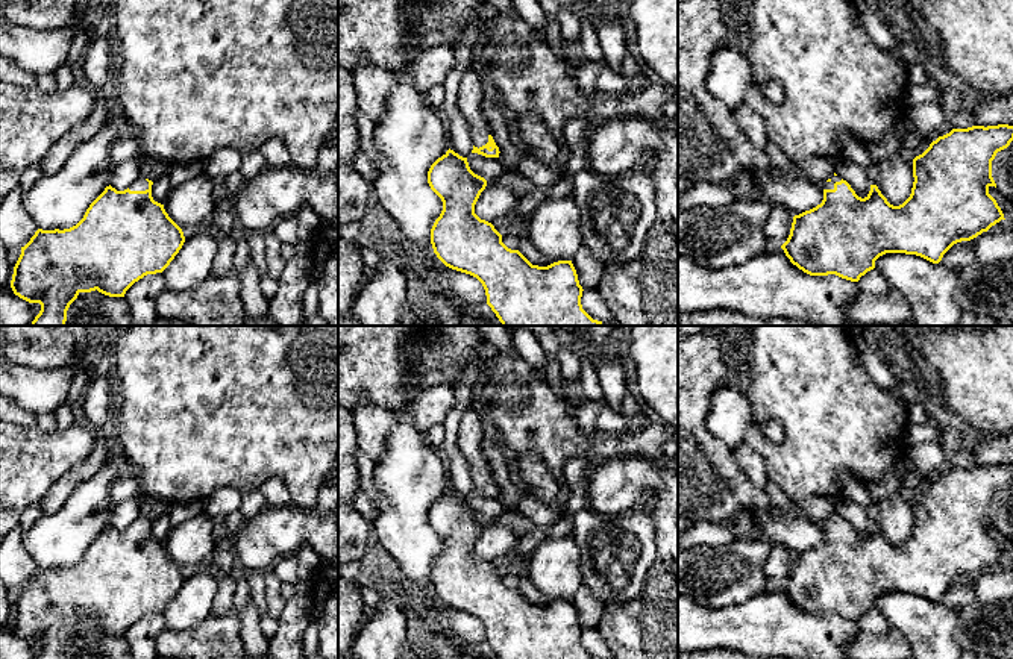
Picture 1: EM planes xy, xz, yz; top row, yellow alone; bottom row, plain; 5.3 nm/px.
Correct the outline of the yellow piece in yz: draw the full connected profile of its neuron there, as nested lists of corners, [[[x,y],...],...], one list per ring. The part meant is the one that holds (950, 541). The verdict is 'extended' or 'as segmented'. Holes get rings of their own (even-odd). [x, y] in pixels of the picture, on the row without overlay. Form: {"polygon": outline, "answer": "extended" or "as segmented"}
{"polygon": [[[1008,464],[952,468],[939,476],[913,498],[911,533],[899,545],[890,544],[877,524],[870,524],[864,538],[858,536],[834,512],[819,523],[822,542],[793,556],[790,574],[781,588],[793,604],[810,615],[836,614],[851,621],[873,609],[875,600],[886,592],[916,594],[939,603],[954,583],[971,580],[1005,559],[989,527],[996,527],[992,500],[1011,480],[1013,465]]], "answer": "extended"}

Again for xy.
{"polygon": [[[144,517],[124,530],[109,524],[76,565],[64,570],[38,568],[21,586],[11,627],[20,638],[41,644],[35,659],[67,659],[67,650],[80,632],[97,629],[109,636],[124,636],[135,621],[162,612],[170,604],[185,576],[164,544],[153,539],[152,524]]], "answer": "extended"}

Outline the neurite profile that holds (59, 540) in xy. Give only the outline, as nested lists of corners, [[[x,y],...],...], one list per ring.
[[[121,456],[79,485],[56,512],[42,515],[23,533],[23,547],[36,567],[64,570],[76,565],[89,544],[109,526],[112,482],[123,476],[135,477],[136,471],[138,468]]]

